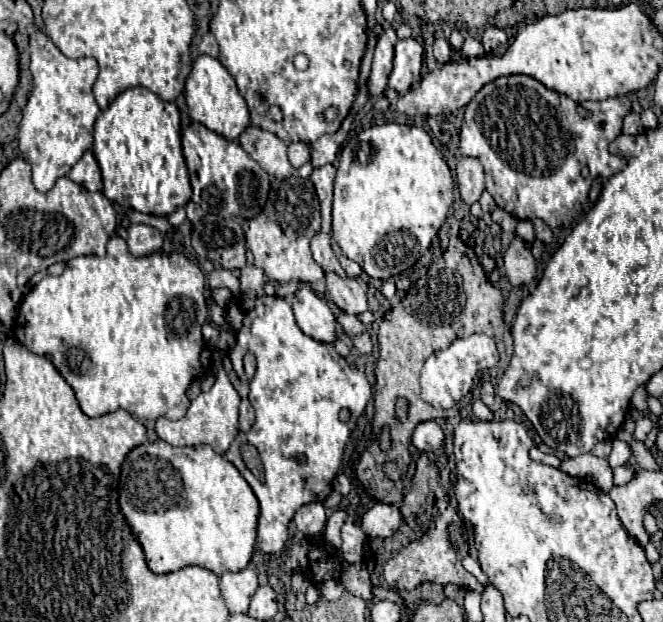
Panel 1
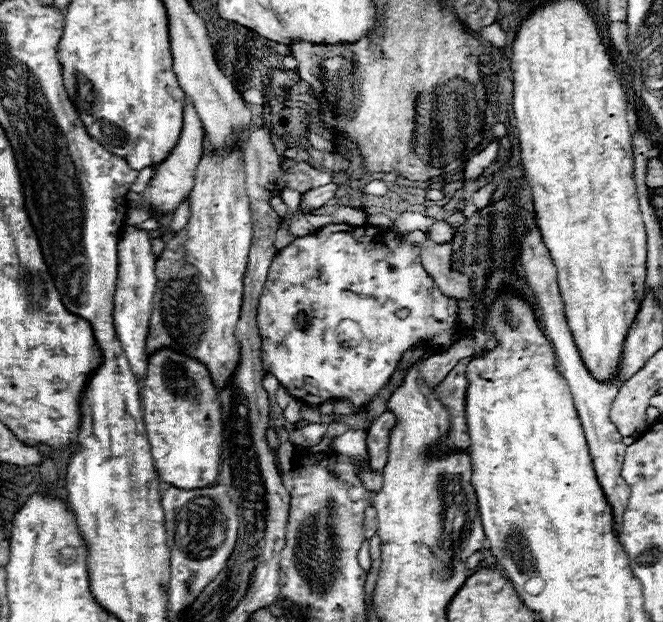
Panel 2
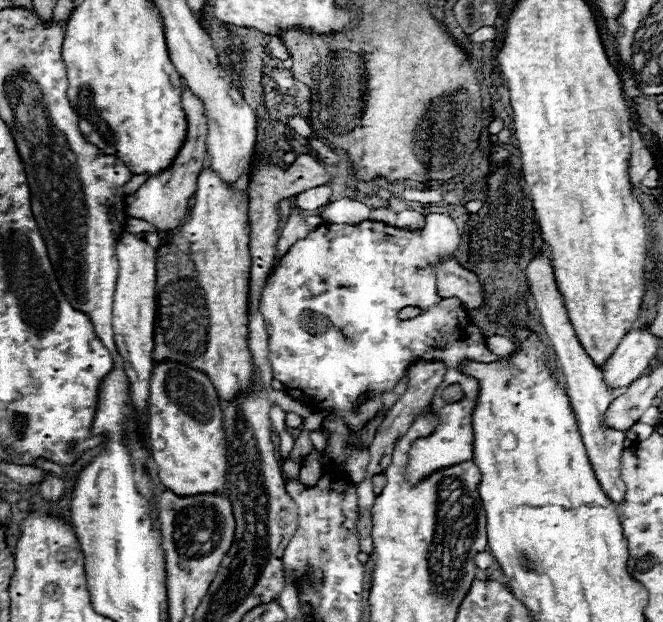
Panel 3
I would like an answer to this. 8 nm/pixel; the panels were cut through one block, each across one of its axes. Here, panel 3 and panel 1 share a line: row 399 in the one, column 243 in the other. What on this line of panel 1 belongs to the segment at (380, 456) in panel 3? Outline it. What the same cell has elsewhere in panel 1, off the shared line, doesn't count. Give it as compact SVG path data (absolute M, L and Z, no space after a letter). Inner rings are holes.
M244 398L242 404L240 404L240 430L242 432L248 432L254 424L254 408L252 404Z

